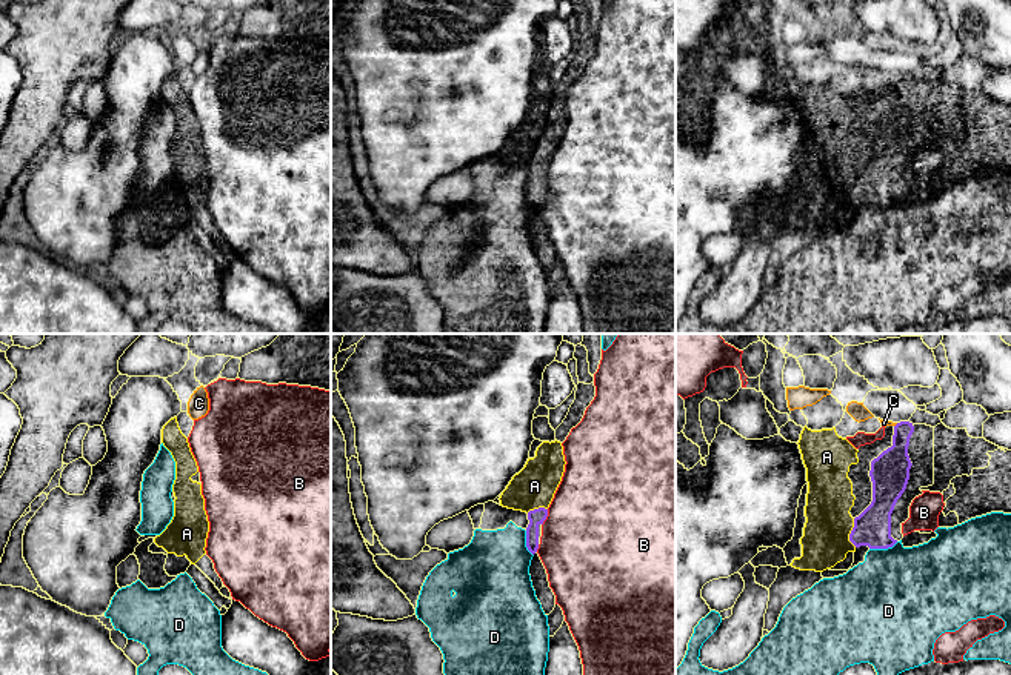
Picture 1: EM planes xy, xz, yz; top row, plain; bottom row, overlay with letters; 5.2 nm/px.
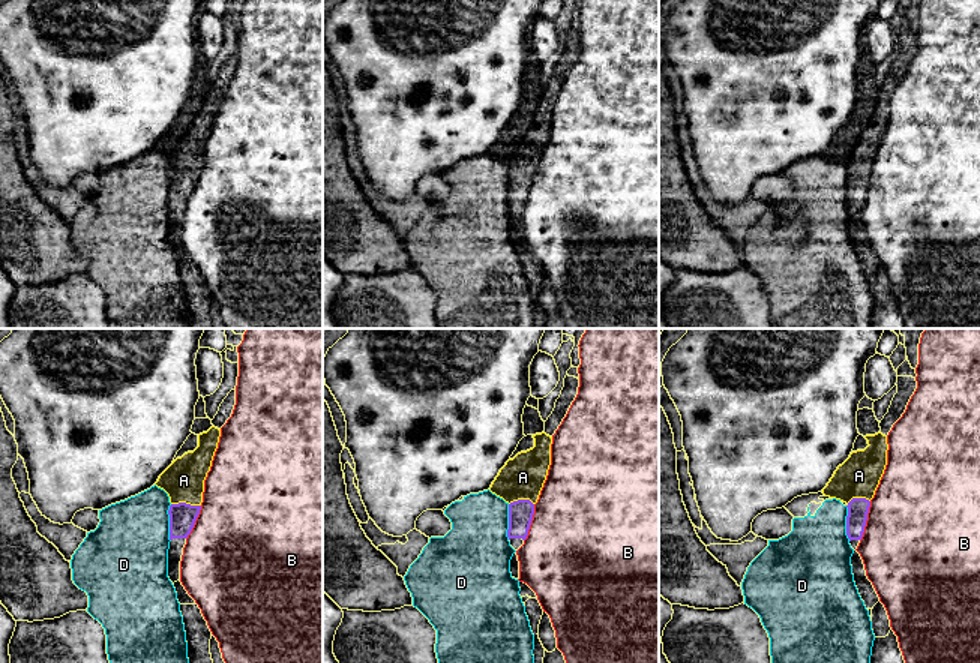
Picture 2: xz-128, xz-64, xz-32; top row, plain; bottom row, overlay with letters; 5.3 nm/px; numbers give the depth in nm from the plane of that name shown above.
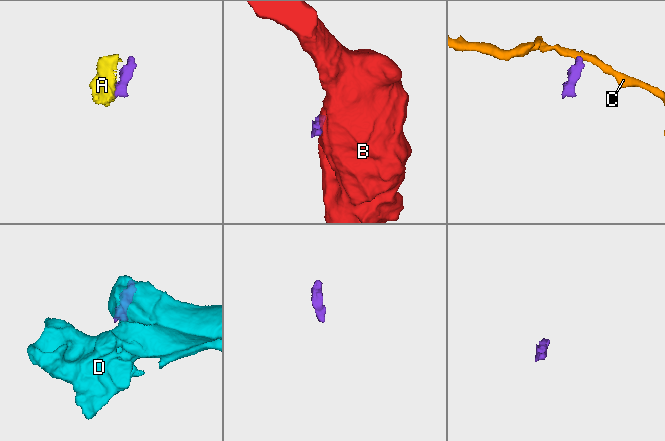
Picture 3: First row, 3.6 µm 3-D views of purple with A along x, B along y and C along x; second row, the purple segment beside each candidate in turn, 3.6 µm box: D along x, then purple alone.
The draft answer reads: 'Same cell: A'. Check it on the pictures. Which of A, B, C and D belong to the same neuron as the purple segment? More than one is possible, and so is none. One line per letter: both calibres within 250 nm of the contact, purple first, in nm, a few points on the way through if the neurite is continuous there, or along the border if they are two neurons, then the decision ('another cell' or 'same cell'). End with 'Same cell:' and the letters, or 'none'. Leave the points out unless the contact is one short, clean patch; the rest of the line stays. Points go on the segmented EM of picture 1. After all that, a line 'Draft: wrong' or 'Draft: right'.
A: calibres 190 and 240 nm; way yz (871, 528), (851, 532), (834, 532), (825, 541); same cell
B: calibres 90 and 500 nm; another cell
C: calibres 200 and 30 nm; border yz (897, 423), (894, 426); another cell
D: calibres 190 and 480 nm; another cell
Same cell: A
Draft: right

